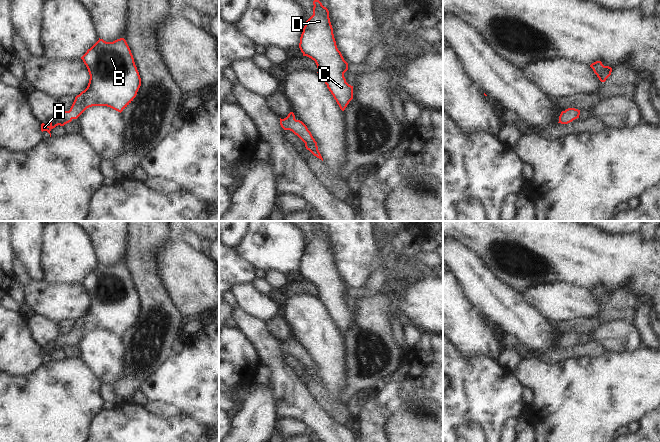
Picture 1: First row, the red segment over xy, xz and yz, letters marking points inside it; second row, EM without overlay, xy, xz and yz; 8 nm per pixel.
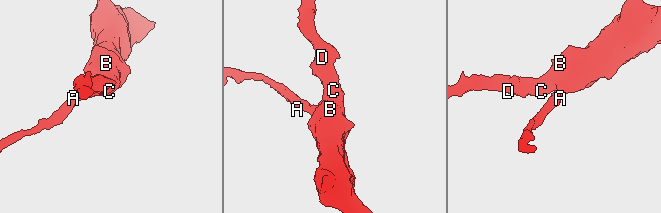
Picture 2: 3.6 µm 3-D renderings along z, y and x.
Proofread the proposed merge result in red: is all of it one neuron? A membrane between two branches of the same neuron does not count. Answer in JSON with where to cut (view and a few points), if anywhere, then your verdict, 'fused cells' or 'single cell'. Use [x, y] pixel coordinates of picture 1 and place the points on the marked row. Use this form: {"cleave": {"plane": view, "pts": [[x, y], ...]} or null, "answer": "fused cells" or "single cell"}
{"cleave": null, "answer": "single cell"}

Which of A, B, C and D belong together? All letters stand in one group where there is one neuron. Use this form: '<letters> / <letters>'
A B C D

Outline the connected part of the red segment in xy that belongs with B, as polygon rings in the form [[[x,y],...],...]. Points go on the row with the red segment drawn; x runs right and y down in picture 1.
[[[99,38],[99,40],[90,49],[87,50],[87,52],[81,57],[81,59],[83,60],[84,64],[86,65],[86,67],[88,69],[88,72],[89,72],[89,75],[90,75],[88,86],[84,91],[82,91],[79,95],[77,95],[75,97],[75,100],[74,100],[74,102],[73,102],[69,111],[59,111],[55,116],[53,116],[50,119],[50,125],[49,126],[44,124],[44,123],[41,124],[41,131],[42,132],[47,131],[50,134],[50,137],[51,137],[50,131],[53,128],[55,128],[58,125],[64,126],[65,124],[71,122],[73,119],[77,119],[89,107],[92,107],[92,106],[107,106],[107,107],[110,107],[110,108],[112,108],[112,109],[121,113],[133,101],[133,99],[136,97],[137,92],[138,92],[138,90],[141,86],[141,78],[140,78],[139,72],[137,70],[137,67],[135,65],[133,55],[132,55],[131,50],[130,50],[130,48],[129,48],[129,46],[128,46],[128,44],[127,44],[127,42],[124,38],[117,39],[113,42],[106,42],[103,39]]]

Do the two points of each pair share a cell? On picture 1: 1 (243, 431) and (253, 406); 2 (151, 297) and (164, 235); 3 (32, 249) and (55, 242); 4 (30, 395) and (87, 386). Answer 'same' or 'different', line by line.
1: same
2: same
3: different
4: same

